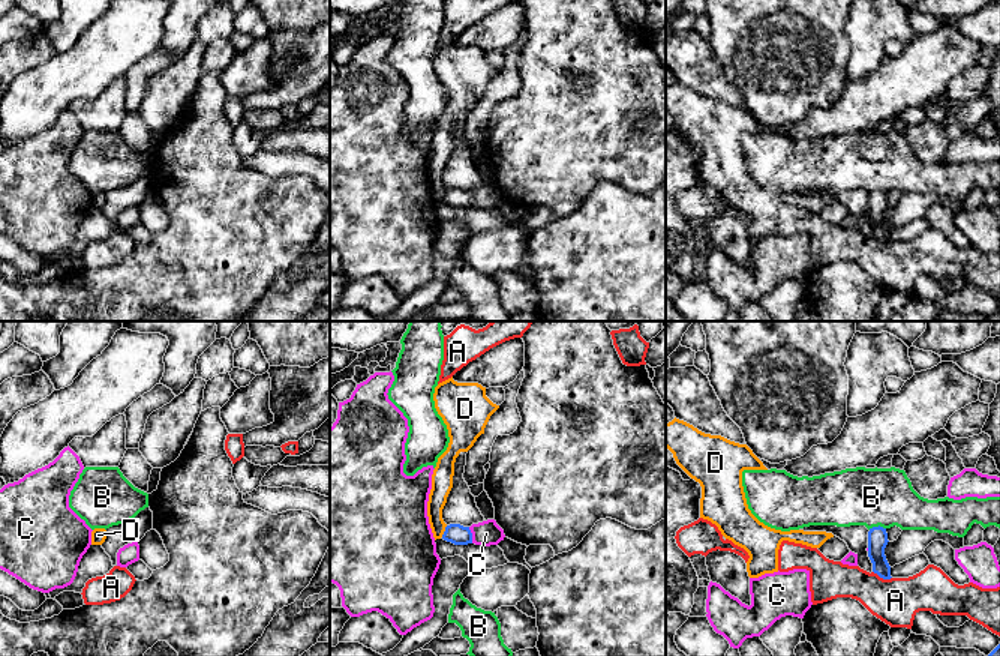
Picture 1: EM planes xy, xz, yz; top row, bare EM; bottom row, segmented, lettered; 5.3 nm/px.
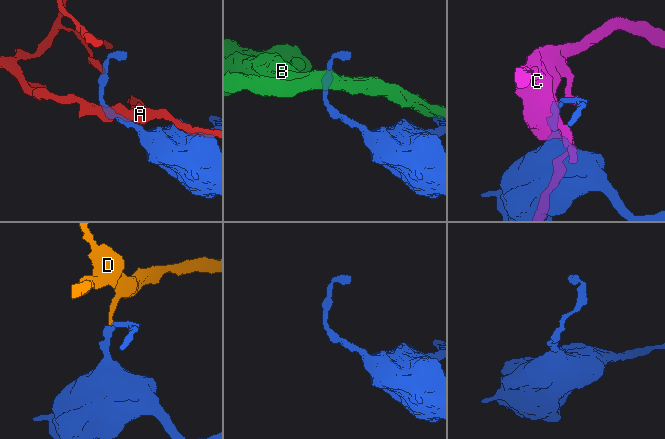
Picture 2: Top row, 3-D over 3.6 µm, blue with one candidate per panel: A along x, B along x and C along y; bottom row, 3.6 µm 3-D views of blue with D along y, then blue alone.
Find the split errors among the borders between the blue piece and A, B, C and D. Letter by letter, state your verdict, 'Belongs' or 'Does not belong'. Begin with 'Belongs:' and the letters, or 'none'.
Belongs: none
A: Does not belong
B: Does not belong
C: Does not belong
D: Does not belong

